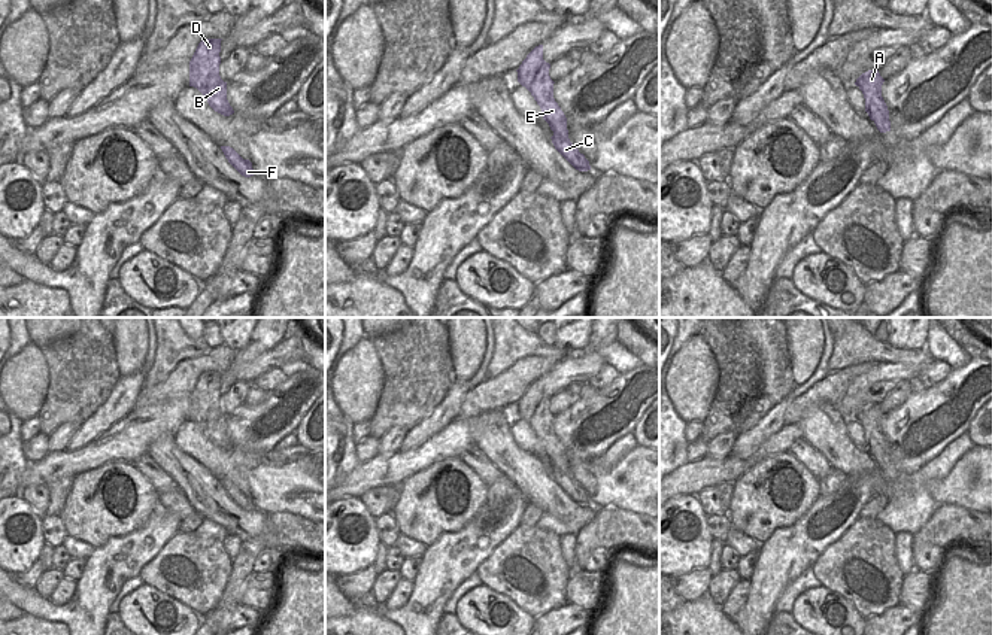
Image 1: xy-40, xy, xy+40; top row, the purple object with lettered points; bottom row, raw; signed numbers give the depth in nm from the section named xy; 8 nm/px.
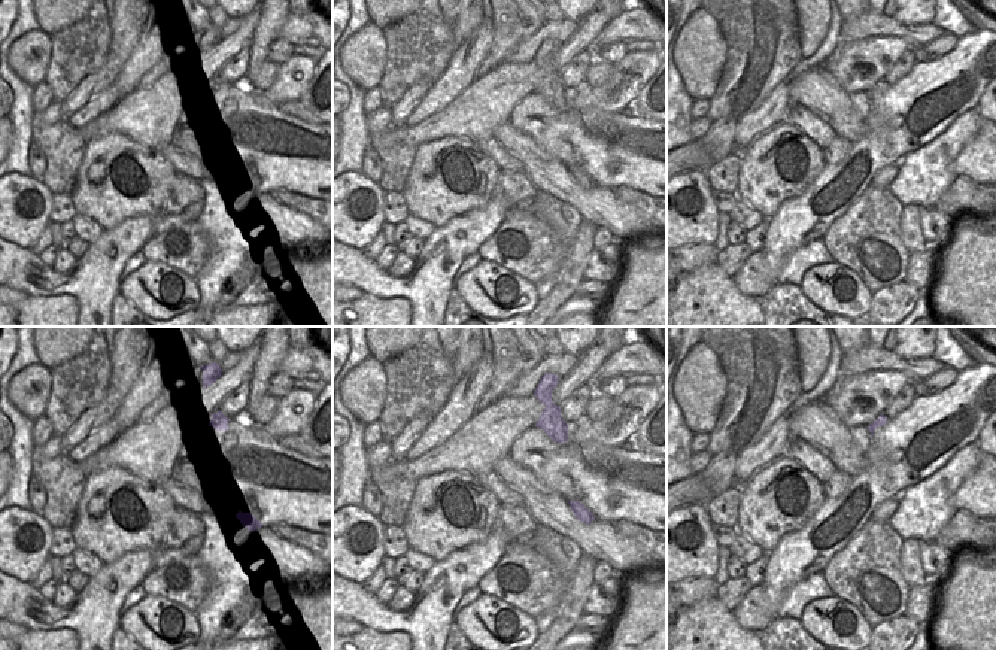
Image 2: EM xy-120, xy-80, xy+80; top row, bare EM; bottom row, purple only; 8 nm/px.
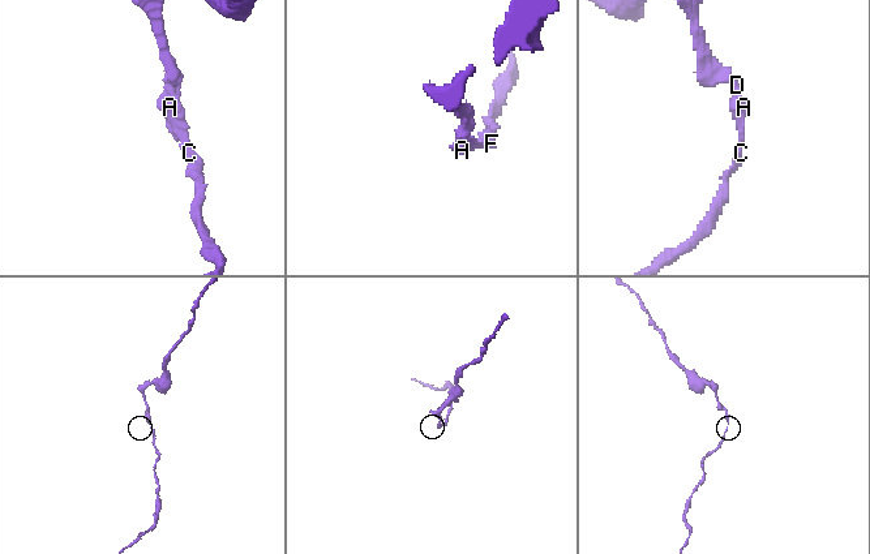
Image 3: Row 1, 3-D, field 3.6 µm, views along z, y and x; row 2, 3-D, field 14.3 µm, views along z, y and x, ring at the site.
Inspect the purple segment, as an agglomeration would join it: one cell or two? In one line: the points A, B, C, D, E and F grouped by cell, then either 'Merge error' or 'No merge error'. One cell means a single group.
Groups: A B C D E F. No merge error

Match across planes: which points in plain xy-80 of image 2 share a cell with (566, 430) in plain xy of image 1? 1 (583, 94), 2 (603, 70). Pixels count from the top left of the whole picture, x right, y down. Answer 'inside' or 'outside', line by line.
1: inside
2: outside

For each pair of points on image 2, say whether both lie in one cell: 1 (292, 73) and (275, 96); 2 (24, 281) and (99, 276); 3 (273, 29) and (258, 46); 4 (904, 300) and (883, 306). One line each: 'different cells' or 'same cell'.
1: same cell
2: same cell
3: same cell
4: same cell

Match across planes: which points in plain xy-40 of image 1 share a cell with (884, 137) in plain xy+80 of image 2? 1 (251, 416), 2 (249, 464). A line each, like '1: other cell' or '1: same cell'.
1: same cell
2: other cell

